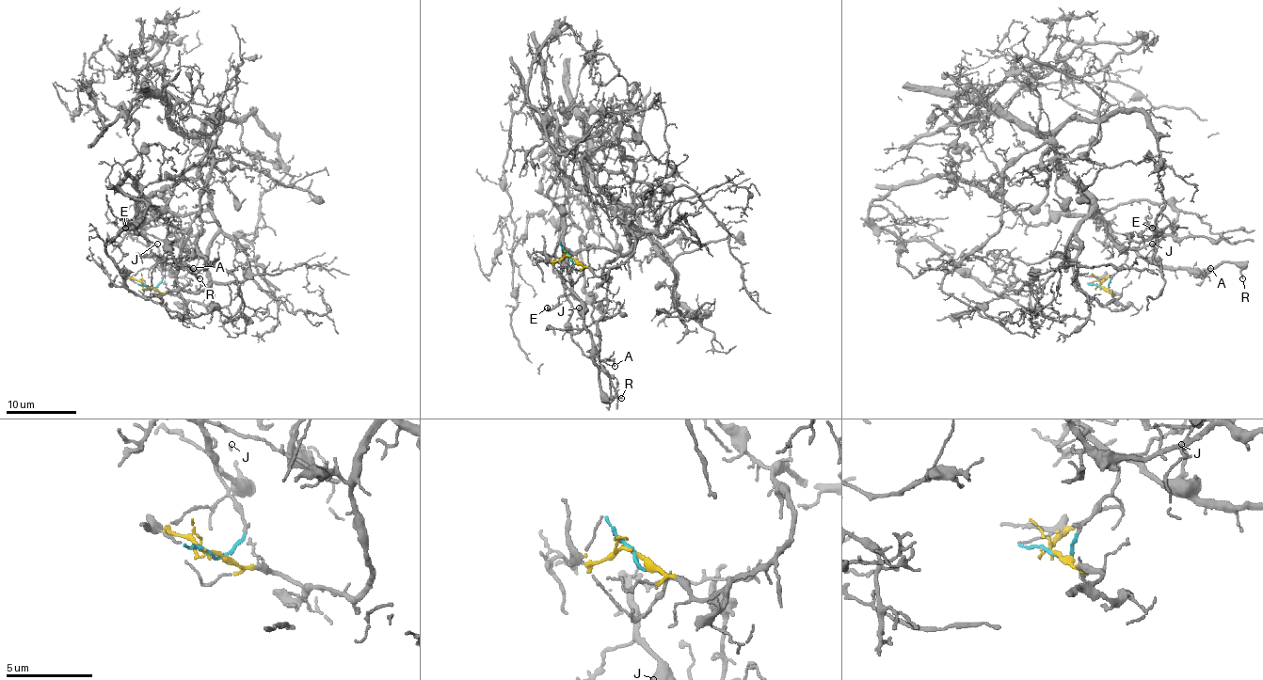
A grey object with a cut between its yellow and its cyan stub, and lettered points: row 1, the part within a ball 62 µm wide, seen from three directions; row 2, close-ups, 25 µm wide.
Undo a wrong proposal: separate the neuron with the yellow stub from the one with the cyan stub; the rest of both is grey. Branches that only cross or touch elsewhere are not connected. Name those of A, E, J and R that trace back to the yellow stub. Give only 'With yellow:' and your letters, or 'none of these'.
With yellow: none of these

